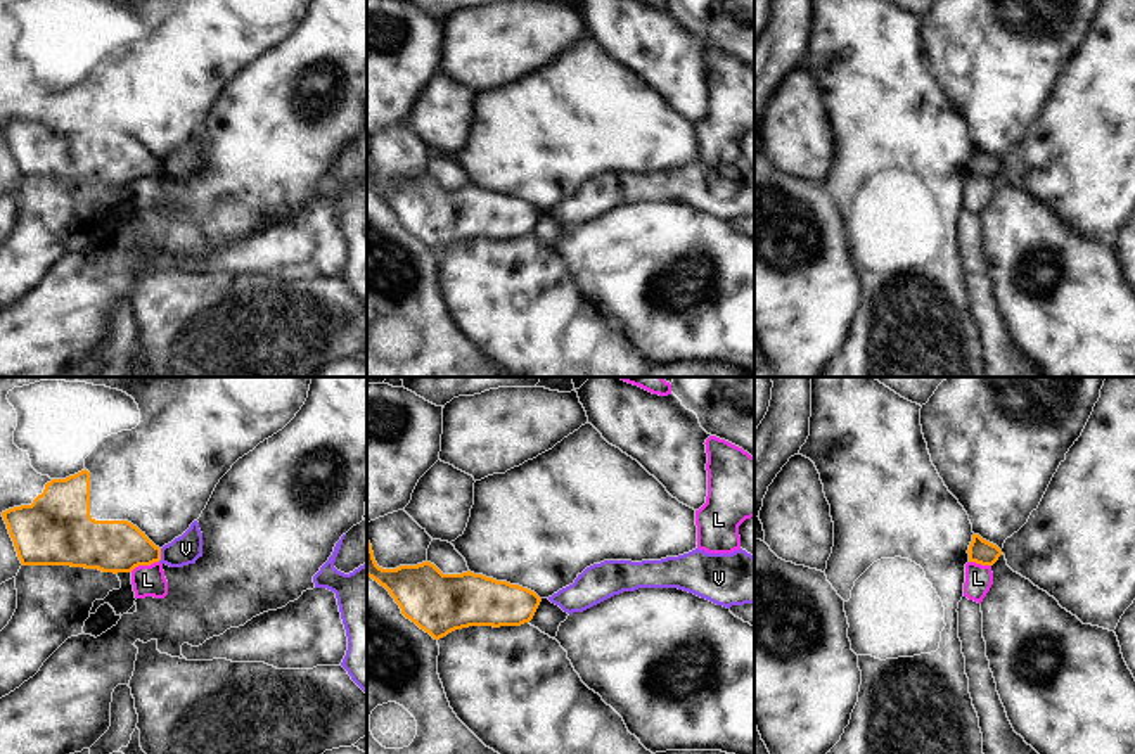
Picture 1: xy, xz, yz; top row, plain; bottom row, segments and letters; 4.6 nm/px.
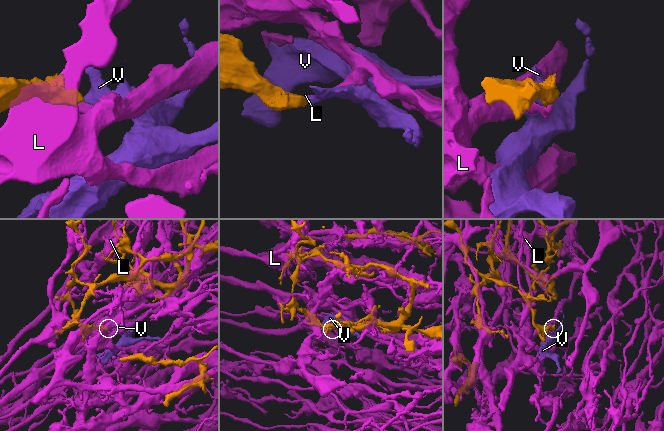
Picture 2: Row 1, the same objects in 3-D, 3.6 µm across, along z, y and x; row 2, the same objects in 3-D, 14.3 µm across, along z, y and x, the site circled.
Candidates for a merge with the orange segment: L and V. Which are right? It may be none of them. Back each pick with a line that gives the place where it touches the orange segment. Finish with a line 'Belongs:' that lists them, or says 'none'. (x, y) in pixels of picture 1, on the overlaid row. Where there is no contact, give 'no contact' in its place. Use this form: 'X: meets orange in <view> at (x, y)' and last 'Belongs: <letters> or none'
Belongs: none

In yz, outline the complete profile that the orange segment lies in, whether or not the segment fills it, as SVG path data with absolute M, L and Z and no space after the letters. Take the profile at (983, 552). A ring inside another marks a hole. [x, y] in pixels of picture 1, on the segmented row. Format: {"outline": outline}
{"outline": "M972 534L972 541L969 545L969 562L976 562L976 564L981 564L981 566L993 566L998 557L1002 555L1002 550L983 540L979 534Z"}

